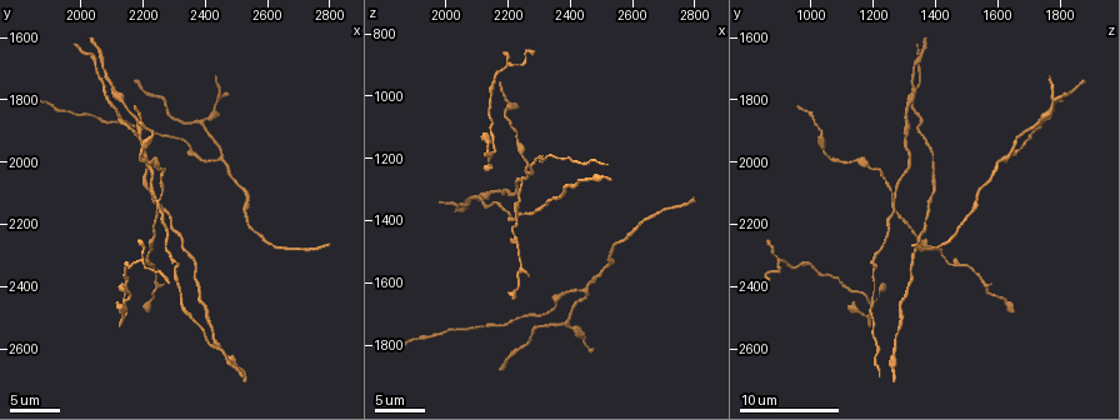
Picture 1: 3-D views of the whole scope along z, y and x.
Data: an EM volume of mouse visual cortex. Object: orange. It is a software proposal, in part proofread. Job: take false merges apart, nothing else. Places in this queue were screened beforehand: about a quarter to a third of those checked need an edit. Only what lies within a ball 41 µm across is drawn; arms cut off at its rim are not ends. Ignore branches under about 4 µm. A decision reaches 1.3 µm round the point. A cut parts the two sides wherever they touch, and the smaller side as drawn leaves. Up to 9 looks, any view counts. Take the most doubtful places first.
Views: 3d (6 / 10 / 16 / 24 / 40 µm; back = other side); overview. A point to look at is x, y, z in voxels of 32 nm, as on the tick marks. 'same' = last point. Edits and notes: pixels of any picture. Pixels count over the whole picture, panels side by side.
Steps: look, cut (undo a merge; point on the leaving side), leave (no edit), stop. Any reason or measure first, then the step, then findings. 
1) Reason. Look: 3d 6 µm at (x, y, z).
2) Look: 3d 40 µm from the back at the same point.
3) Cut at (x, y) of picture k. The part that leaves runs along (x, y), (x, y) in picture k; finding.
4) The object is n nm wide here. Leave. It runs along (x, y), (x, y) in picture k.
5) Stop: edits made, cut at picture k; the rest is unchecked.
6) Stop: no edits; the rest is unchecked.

Three-way junction. Look: 3d 6 µm at (2380, 1870, 1740).

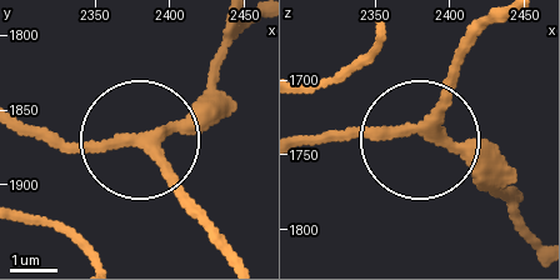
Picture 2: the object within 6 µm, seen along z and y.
The side arm is 6 µm long; 3 arms meet here. Leave. One neuron here.

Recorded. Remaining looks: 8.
A fork. Look: 3d 10 µm at (2250, 2130, 1270).

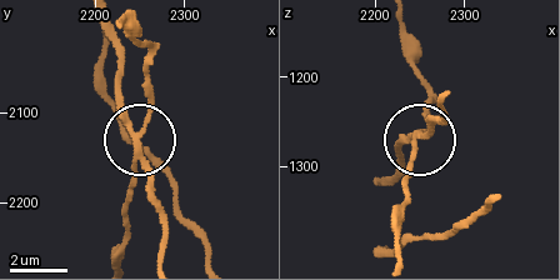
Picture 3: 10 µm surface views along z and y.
Look: 3d 6 µm at (2250, 2125, 1260).

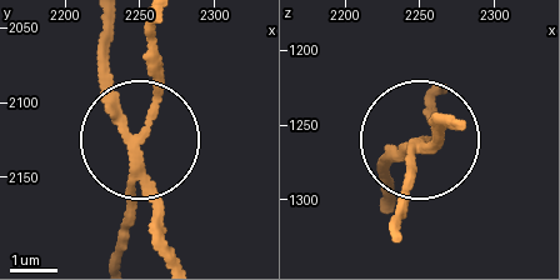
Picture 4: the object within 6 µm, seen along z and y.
Cut at (125, 213) of picture 4. The part that leaves runs along (134, 166), (121, 258) in picture 4; a second neuron is stuck on.

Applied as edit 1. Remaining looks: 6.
Look: 3d 6 µm at (2450, 2000, 1630).

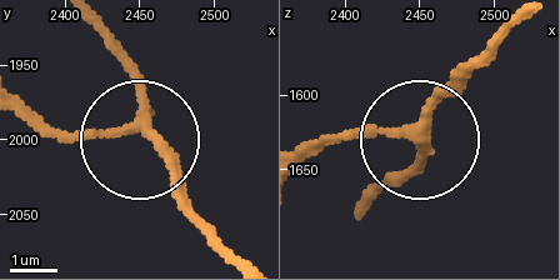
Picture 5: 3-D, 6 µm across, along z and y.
Leave. One neuron here.

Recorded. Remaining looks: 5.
Look: 3d 16 µm at (2150, 2430, 1170).

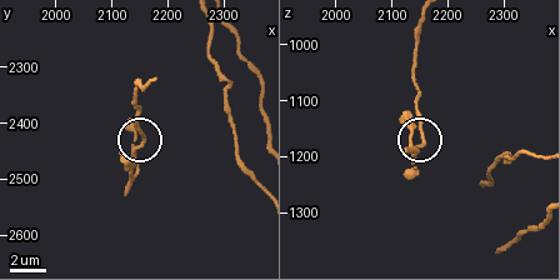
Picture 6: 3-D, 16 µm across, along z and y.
Leave. Continuous, no second neuron.

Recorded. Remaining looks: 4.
Thick turns thin. Look: 3d 16 µm at (2170, 1860, 1310).

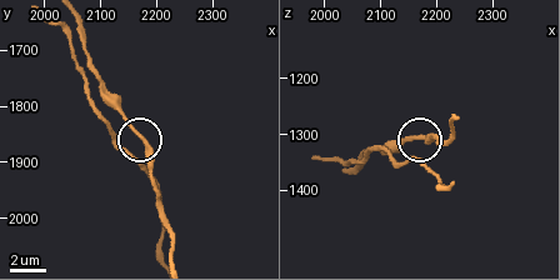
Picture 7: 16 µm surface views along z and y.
Look: 3d 16 µm from the back at (2180, 1855, 1310).

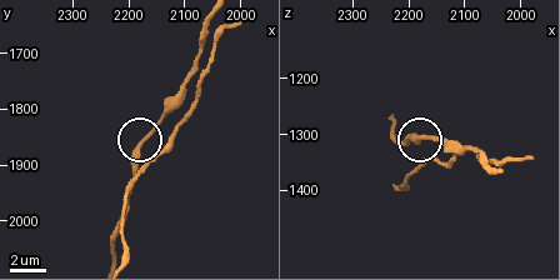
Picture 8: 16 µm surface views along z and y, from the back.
Leave. All the same neuron.

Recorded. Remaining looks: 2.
Stop: edits made, cut at picture 4; the rest is unchecked.

